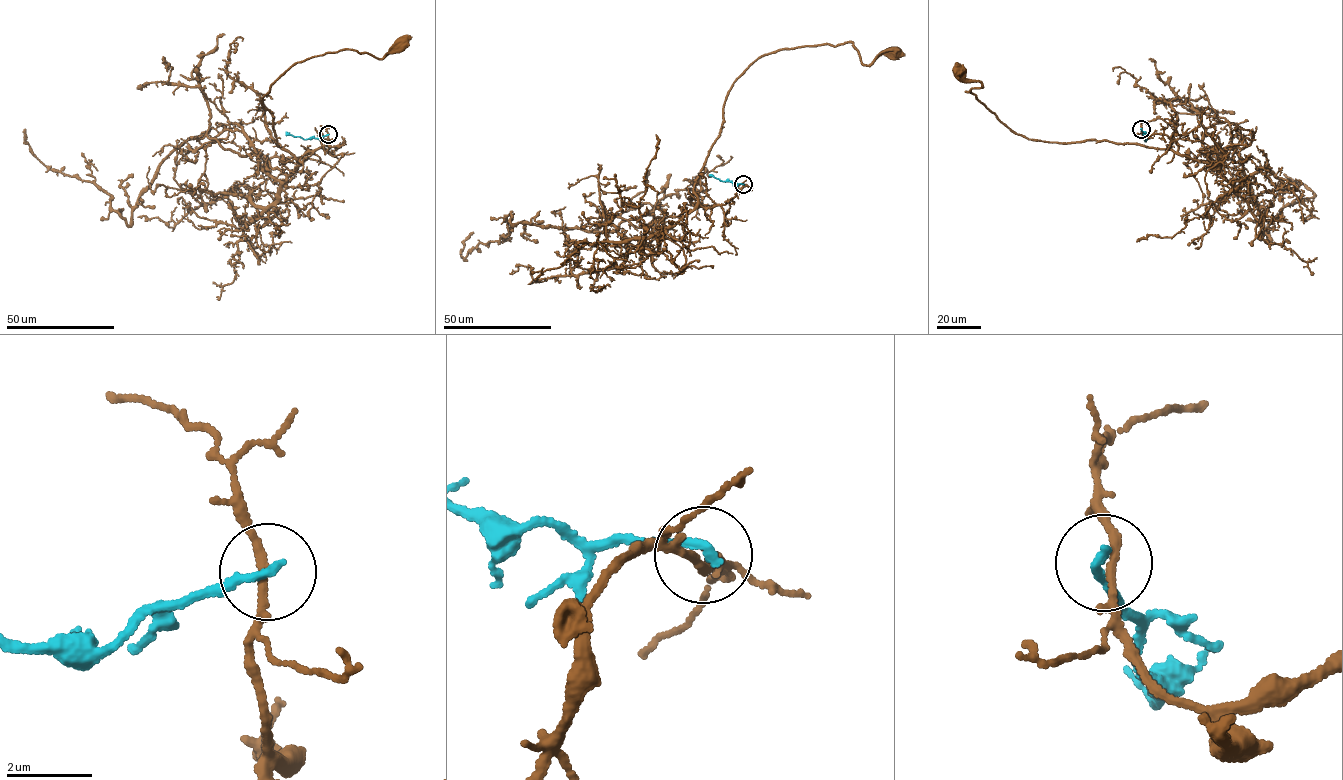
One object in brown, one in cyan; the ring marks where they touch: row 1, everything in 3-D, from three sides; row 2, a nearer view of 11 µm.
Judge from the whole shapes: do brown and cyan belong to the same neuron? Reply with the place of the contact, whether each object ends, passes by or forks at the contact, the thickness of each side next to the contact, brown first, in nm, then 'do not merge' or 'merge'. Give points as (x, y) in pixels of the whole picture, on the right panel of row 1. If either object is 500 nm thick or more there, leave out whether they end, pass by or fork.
(1141, 129) | brown passes by | cyan ends | 180/220 nm | do not merge

